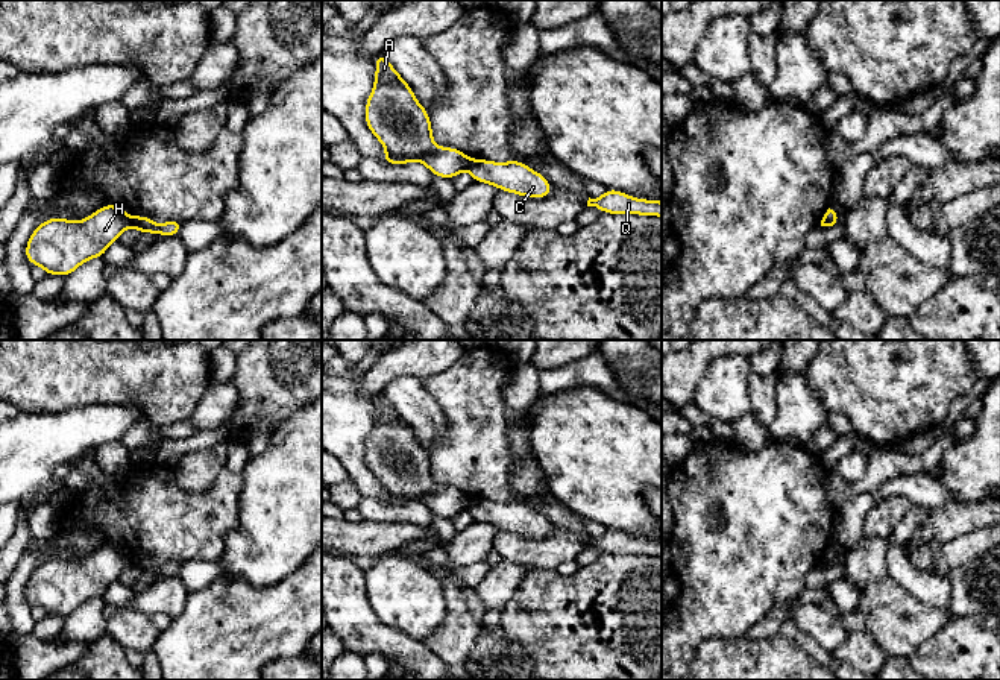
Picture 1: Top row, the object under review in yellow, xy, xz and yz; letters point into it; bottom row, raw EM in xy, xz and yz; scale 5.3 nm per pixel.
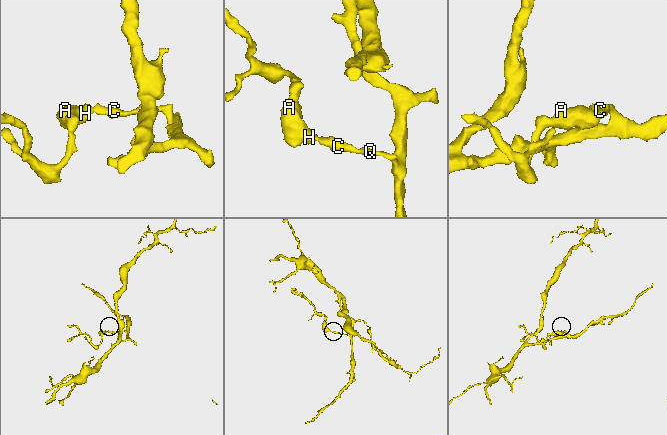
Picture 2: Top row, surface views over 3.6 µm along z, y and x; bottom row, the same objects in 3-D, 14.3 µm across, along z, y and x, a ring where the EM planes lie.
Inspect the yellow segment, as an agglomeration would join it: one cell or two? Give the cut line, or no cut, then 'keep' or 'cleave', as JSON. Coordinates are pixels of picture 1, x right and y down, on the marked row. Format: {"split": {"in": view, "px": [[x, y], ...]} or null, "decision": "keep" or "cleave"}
{"split": {"in": "xy", "px": [[128, 217], [131, 225]]}, "decision": "cleave"}

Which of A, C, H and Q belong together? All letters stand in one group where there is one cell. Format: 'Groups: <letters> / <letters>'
Groups: A H / C Q

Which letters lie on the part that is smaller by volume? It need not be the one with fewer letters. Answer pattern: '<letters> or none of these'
A, H

